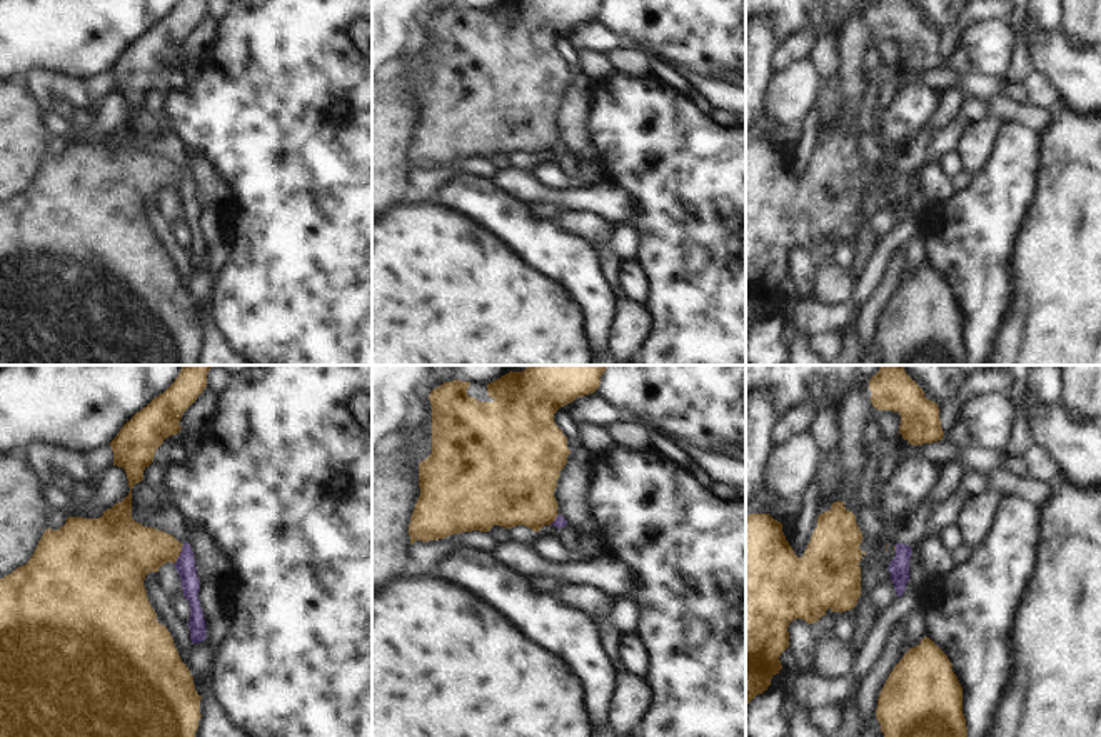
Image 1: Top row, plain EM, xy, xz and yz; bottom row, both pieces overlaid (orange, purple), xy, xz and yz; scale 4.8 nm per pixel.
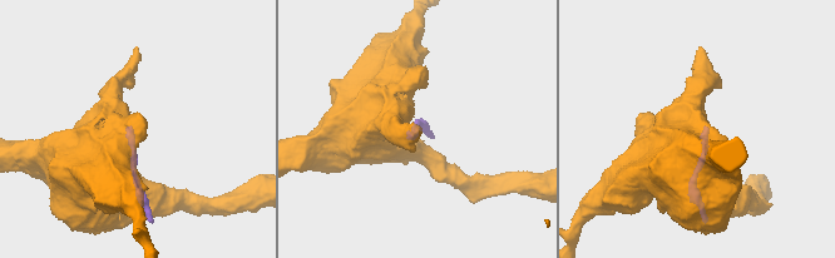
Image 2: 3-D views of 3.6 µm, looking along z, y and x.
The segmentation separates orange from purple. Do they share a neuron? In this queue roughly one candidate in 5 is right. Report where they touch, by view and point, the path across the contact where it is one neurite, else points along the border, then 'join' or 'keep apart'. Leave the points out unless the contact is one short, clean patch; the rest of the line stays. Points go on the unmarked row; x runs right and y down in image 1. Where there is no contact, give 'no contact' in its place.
contact xy (179, 180); border xy (184, 170), (174, 189); keep apart

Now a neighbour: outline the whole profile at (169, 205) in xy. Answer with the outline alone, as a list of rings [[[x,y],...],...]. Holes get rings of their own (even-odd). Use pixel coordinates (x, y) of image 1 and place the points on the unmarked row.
[[[167,188],[158,195],[158,210],[168,223],[184,222],[180,202],[173,188]]]

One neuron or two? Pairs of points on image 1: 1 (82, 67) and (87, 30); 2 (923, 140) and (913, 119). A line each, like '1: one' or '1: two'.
1: one
2: two

